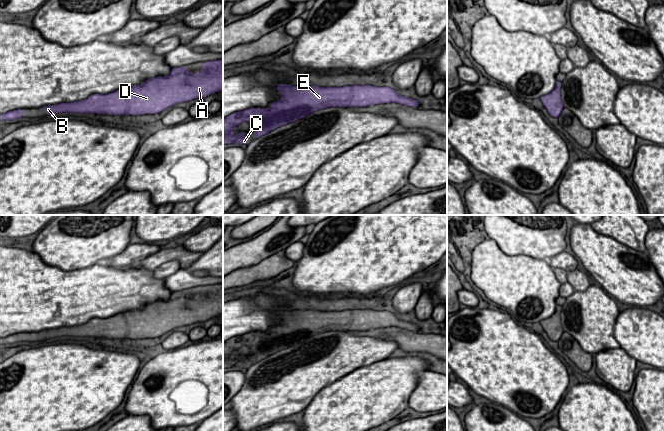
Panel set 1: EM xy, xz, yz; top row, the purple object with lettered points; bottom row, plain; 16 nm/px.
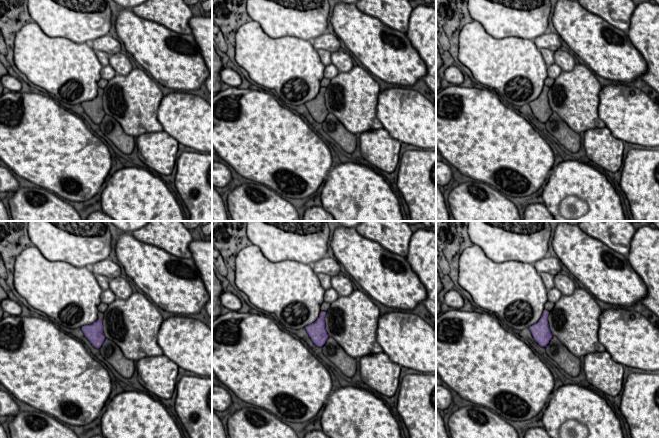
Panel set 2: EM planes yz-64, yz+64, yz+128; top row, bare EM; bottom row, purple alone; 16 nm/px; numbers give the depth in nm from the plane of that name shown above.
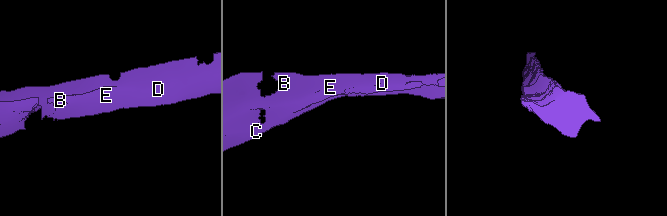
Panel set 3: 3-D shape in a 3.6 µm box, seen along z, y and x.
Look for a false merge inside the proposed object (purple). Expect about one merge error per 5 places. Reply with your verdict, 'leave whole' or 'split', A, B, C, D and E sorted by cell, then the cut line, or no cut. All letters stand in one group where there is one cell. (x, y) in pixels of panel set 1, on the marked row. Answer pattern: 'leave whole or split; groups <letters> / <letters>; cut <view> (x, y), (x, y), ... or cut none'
leave whole; groups A B C D E; cut none

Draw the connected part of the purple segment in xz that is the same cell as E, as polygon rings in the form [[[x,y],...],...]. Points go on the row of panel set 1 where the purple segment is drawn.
[[[353,85],[343,87],[276,86],[281,95],[272,108],[249,108],[234,112],[223,119],[223,144],[241,143],[248,145],[248,133],[232,134],[234,127],[254,117],[254,138],[257,139],[276,128],[294,122],[306,115],[328,107],[362,107],[381,103],[399,103],[417,107],[419,103],[399,95],[390,87]]]

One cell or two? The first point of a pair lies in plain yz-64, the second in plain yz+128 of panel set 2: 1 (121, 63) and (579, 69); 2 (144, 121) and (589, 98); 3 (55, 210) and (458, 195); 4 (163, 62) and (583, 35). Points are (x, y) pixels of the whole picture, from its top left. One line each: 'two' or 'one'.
1: two
2: one
3: one
4: one

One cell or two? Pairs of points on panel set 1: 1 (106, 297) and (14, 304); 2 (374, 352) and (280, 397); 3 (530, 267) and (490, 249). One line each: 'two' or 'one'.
1: one
2: one
3: one

